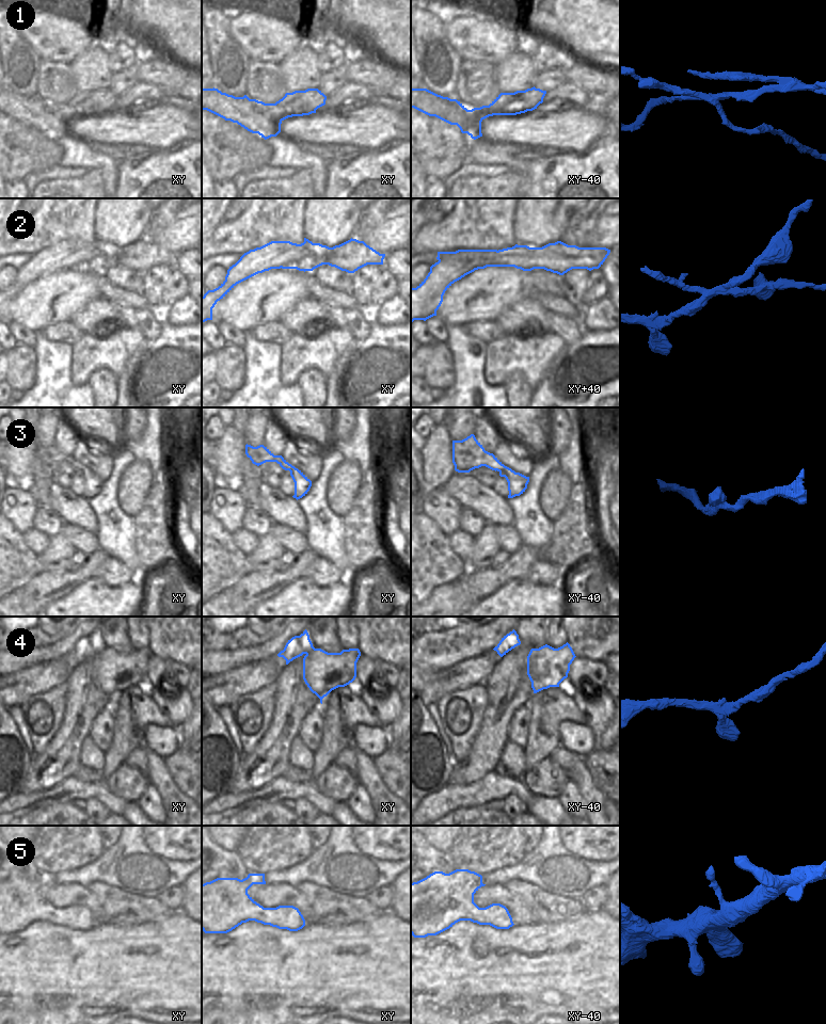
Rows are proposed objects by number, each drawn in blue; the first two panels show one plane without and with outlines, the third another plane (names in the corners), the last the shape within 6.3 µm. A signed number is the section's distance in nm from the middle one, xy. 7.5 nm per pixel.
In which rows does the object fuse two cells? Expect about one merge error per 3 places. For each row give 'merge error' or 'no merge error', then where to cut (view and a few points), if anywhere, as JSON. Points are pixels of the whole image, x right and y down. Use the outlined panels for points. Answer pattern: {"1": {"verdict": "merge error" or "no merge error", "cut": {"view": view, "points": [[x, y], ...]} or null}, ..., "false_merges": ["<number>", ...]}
{"1": {"verdict": "merge error", "cut": {"view": "xy", "points": [[252, 99], [258, 109], [281, 121]]}}, "2": {"verdict": "merge error", "cut": {"view": "xy", "points": [[312, 242], [280, 252], [276, 258], [287, 265], [282, 268]]}}, "3": {"verdict": "no merge error", "cut": null}, "4": {"verdict": "no merge error", "cut": null}, "5": {"verdict": "no merge error", "cut": null}, "false_merges": ["1", "2"]}

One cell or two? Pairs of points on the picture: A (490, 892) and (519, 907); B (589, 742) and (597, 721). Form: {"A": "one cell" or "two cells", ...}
{"A": "one cell", "B": "two cells"}

